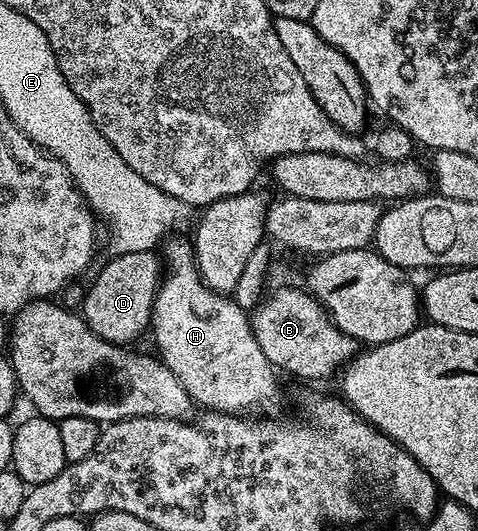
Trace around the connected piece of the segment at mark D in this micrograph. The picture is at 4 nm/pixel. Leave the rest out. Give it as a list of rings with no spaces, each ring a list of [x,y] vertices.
[[[156,250],[144,251],[143,253],[123,253],[122,255],[113,255],[101,267],[101,272],[93,279],[89,291],[84,292],[83,298],[79,304],[80,314],[85,323],[92,329],[96,335],[109,343],[118,345],[133,345],[133,342],[141,334],[148,332],[151,327],[153,317],[153,302],[157,296],[157,288],[161,286],[163,278],[163,259]]]

